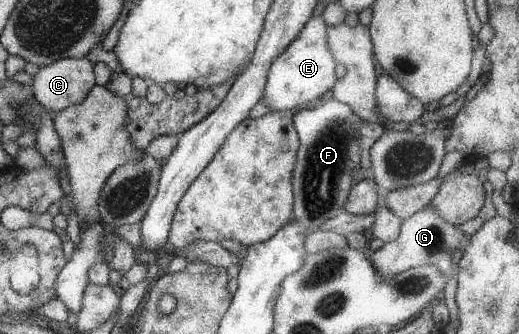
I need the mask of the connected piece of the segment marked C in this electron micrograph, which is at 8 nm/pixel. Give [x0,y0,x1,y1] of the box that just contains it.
[30,58,96,113]

